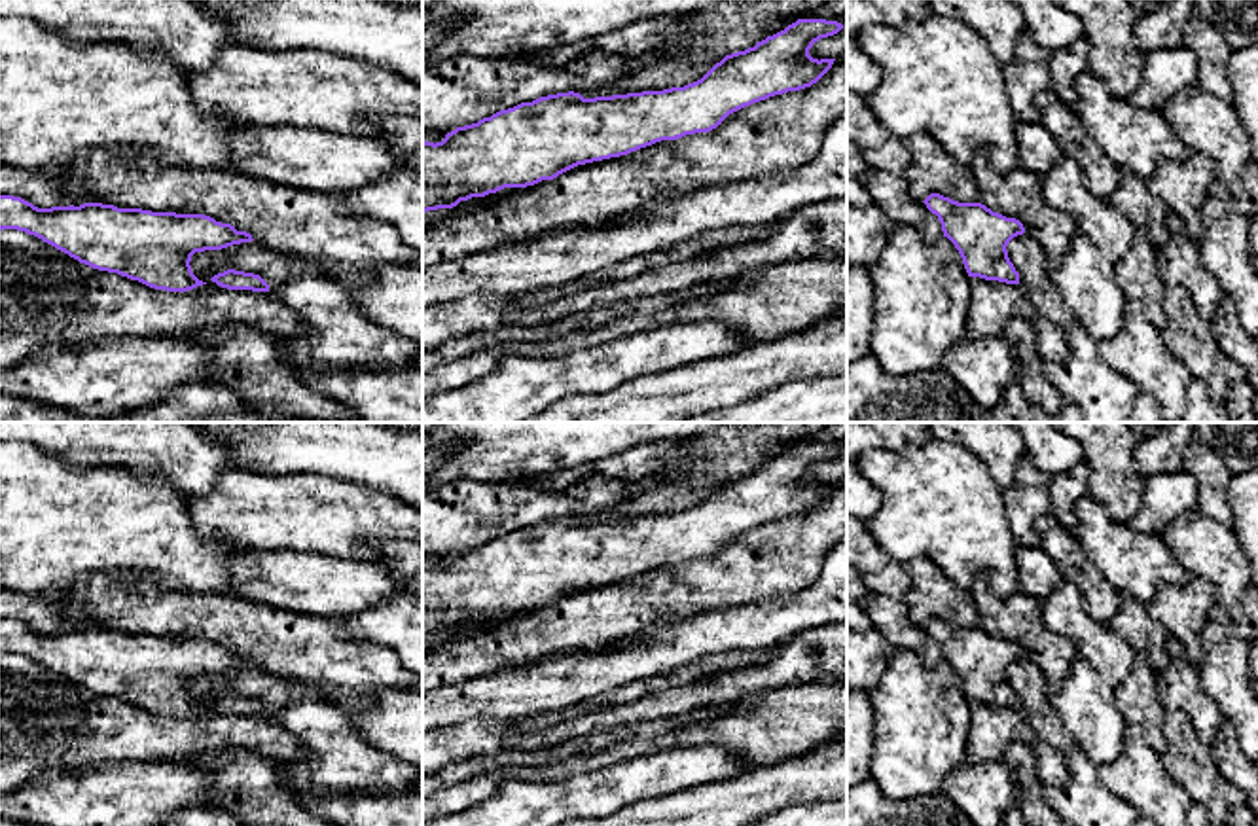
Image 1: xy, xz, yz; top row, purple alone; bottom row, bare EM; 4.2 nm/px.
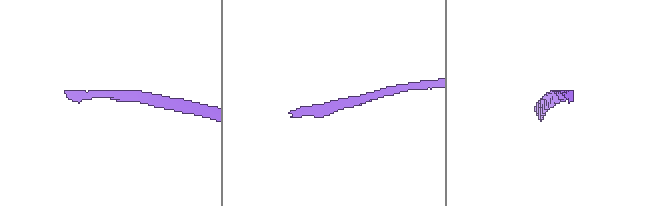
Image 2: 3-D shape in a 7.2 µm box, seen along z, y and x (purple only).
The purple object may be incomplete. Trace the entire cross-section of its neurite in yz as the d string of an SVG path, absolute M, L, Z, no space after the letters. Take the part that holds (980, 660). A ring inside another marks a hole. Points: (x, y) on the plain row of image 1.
M930 618L923 627L938 640L944 661L959 674L968 701L1019 709L1019 697L1006 674L1014 661L1025 657L1019 644L981 627L959 627L940 618Z

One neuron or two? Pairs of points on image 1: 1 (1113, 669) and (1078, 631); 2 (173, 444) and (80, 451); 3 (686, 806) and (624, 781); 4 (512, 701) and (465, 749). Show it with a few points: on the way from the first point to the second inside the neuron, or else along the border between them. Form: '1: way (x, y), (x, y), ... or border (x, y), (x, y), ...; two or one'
1: way (1107, 660), (1088, 641); one
2: way (150, 444), (103, 444); one
3: border (709, 785), (692, 785), (628, 806); two
4: border (523, 717), (468, 717), (453, 724); two

